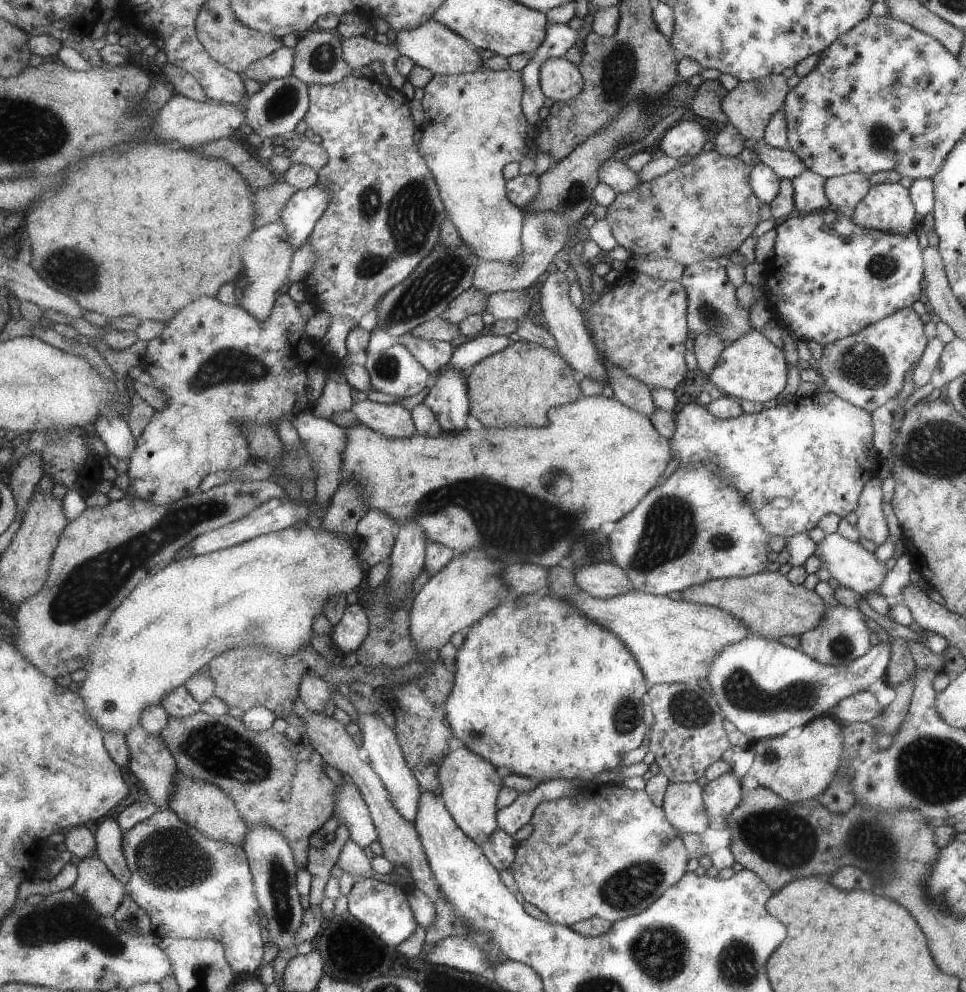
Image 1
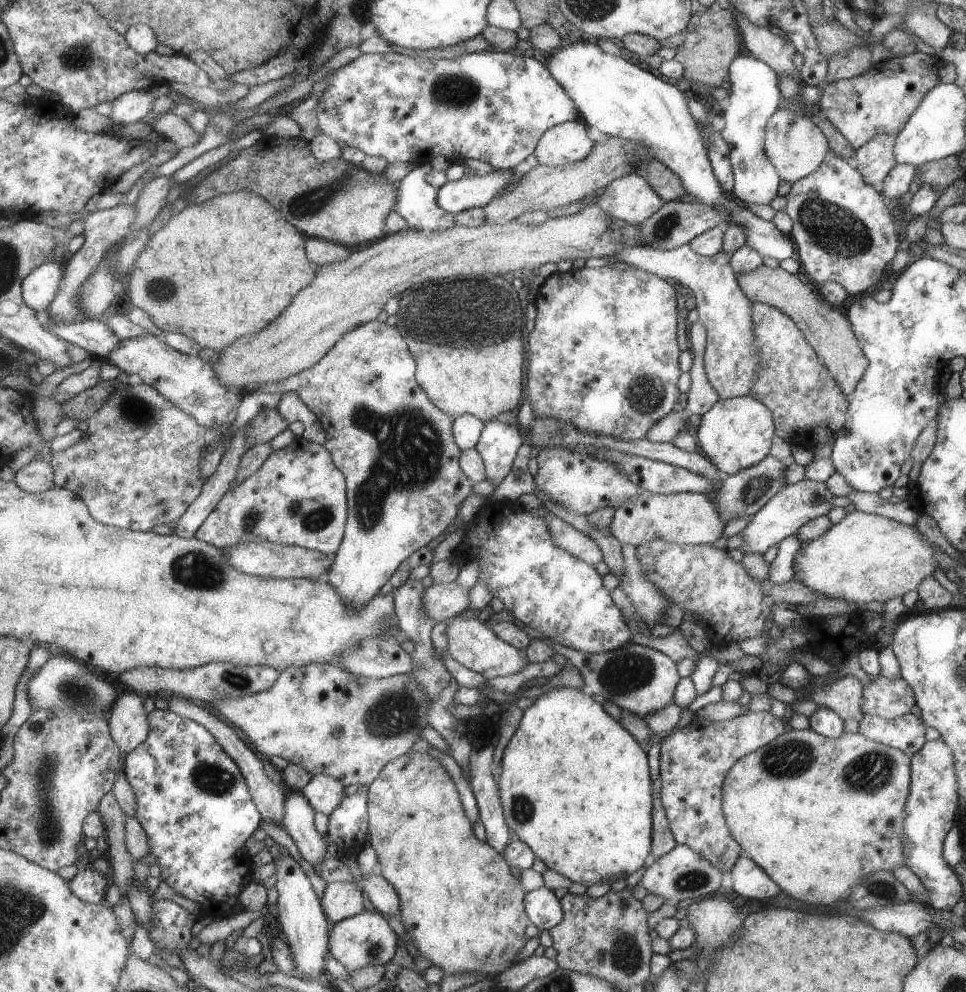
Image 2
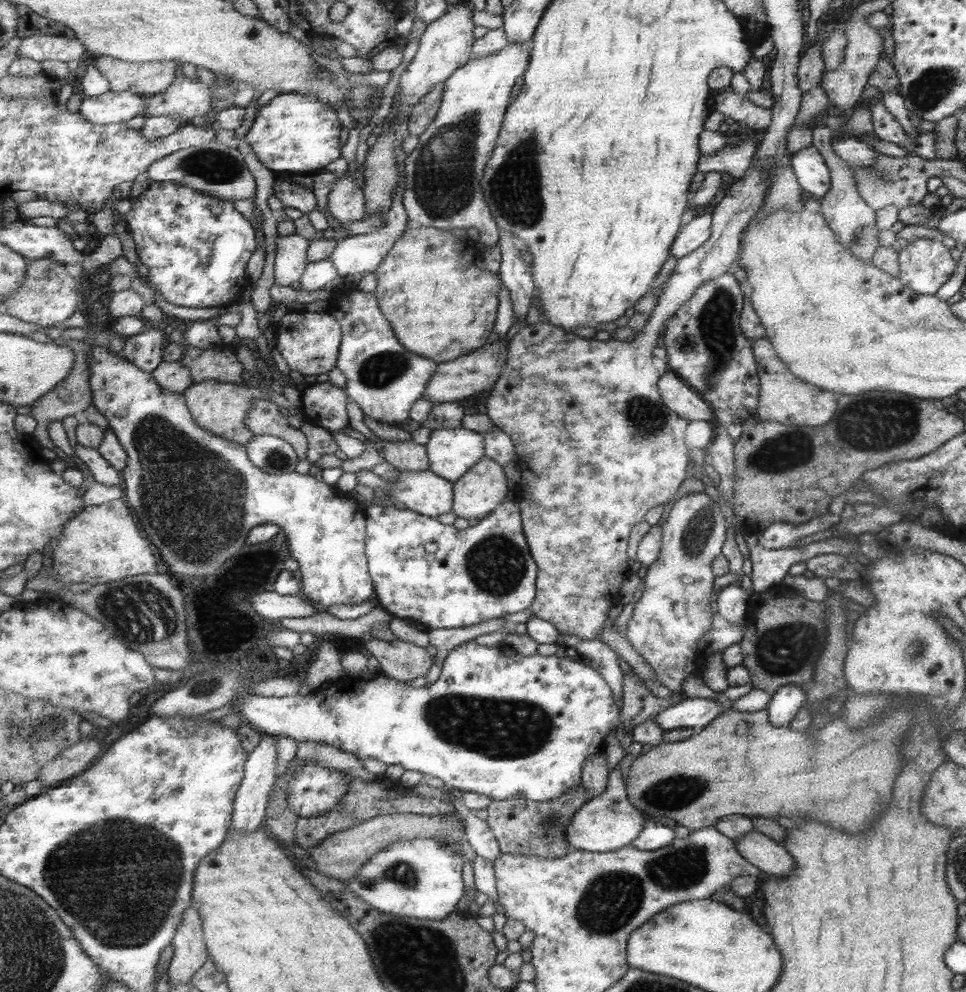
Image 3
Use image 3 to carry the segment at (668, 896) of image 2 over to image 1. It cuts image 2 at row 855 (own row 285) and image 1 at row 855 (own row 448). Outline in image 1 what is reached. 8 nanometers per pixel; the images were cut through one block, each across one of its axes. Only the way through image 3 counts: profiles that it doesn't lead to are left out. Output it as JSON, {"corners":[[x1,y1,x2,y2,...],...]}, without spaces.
{"corners":[[591,784,591,786,585,786,583,792,579,796,573,796,573,798,561,798,561,800,549,800,549,802,541,802,541,806,537,806,535,810,535,816,533,816,533,834,525,840,525,842,519,842,517,844,517,860,515,864,511,866,511,872,515,876,515,882,519,886,519,892,523,894,523,898,537,906,541,912,545,912,549,916,549,922,551,924,561,924,561,926,575,926,583,920,589,920,591,916,599,916,601,920,607,920,611,924,615,924,617,920,623,920,623,918,629,918,629,916,635,916,635,914,641,914,643,910,647,910,651,904,657,902,657,898,661,898,671,886,675,886,685,874,685,862,687,862,687,856,685,856,685,848,683,848,683,842,681,842,681,836,669,820,665,816,665,810,655,806,647,792,645,790,629,790,621,784]]}

